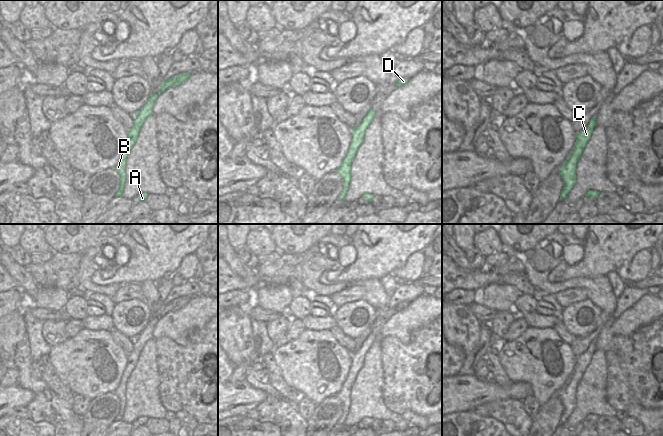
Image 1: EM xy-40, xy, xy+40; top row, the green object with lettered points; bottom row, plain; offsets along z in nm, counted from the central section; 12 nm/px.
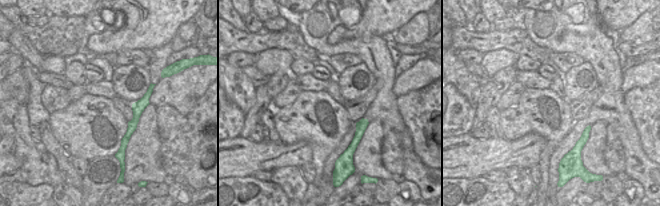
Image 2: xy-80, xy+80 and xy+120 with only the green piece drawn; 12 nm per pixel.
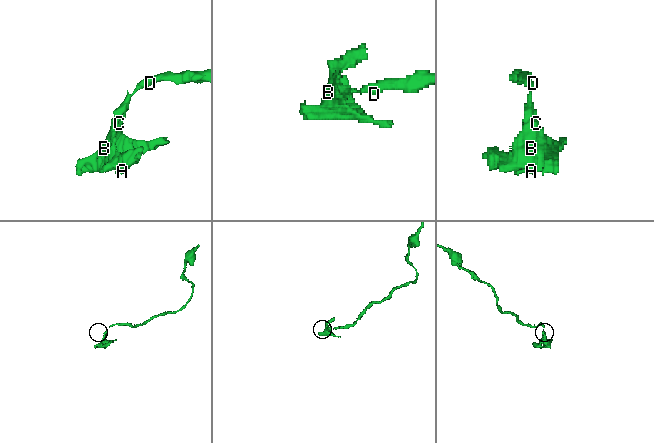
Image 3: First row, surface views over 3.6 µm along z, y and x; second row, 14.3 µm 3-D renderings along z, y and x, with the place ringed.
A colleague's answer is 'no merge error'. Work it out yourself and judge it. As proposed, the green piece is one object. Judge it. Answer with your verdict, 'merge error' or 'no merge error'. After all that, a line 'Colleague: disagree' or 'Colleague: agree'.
merge error
Colleague: disagree

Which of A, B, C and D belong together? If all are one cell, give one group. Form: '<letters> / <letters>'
A B C / D

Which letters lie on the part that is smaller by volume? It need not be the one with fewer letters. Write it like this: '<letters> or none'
A, B, C

